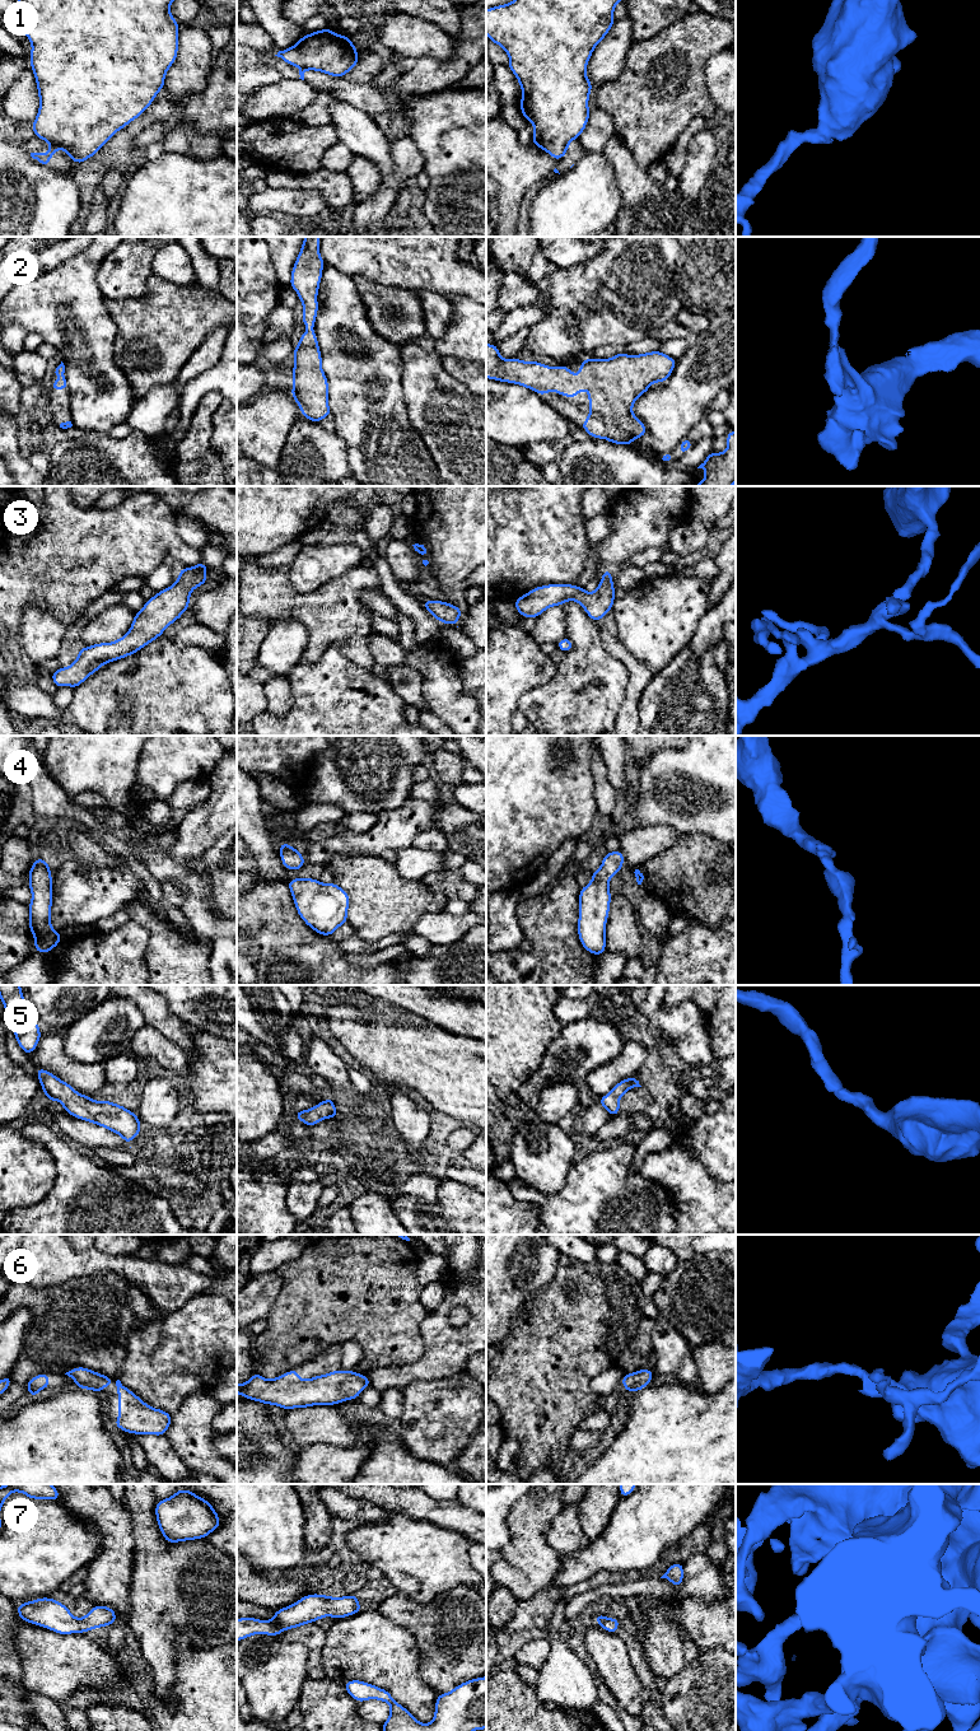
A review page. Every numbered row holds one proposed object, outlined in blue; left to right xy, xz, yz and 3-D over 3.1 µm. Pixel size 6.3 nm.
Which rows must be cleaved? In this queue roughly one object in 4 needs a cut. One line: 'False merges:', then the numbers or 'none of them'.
False merges: 1

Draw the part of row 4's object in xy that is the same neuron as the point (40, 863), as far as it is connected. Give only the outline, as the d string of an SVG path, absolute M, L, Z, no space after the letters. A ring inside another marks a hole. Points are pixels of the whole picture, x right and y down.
M41 857L31 866L28 887L32 892L29 932L34 936L36 952L48 953L61 942L61 933L51 925L52 874L48 863Z

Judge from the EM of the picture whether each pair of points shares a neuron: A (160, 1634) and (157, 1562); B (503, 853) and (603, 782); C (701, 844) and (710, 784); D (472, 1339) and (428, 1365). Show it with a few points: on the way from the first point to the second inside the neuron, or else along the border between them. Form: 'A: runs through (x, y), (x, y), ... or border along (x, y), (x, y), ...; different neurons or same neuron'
A: runs through (157, 1617), (157, 1580); same neuron
B: border along (592, 759), (593, 792), (598, 812); different neurons
C: border along (681, 835), (706, 834), (722, 843); different neurons
D: runs through (461, 1340), (439, 1359); same neuron

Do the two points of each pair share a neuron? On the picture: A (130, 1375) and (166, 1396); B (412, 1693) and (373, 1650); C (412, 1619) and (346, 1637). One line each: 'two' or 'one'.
A: one
B: one
C: two

